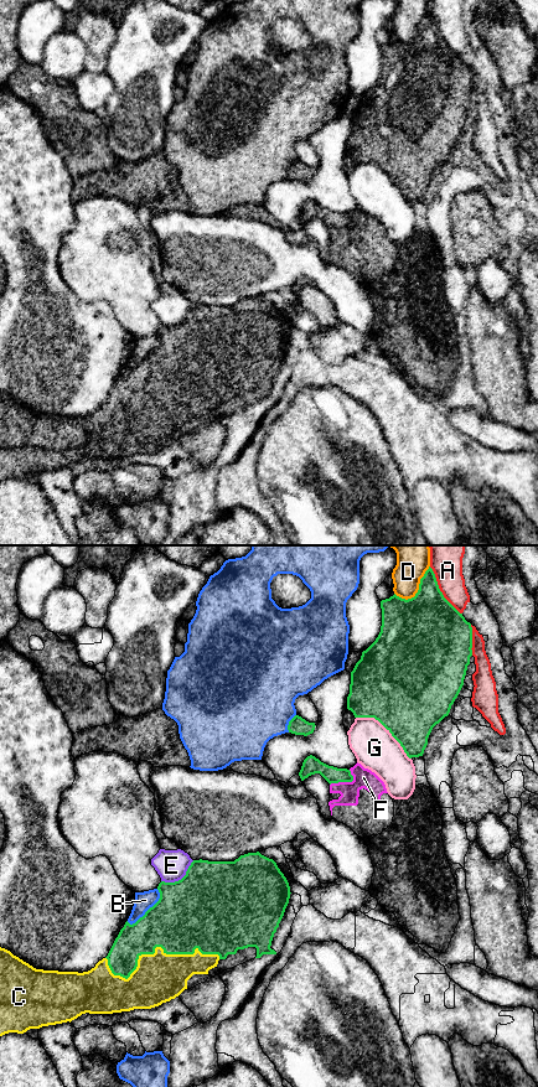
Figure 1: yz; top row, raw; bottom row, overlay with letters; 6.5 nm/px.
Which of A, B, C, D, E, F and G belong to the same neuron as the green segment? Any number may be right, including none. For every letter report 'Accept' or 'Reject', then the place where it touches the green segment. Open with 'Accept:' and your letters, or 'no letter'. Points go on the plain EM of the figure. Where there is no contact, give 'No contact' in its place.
Accept: C
A: Reject. Touches green at yz (439, 35)
B: Reject. Touches green at yz (148, 355)
C: Accept. Touches green at yz (154, 394)
D: Reject. Touches green at yz (418, 35)
E: Reject. Touches green at yz (181, 324)
F: Reject. Touches green at yz (345, 226)
G: Reject. Touches green at yz (386, 172)

